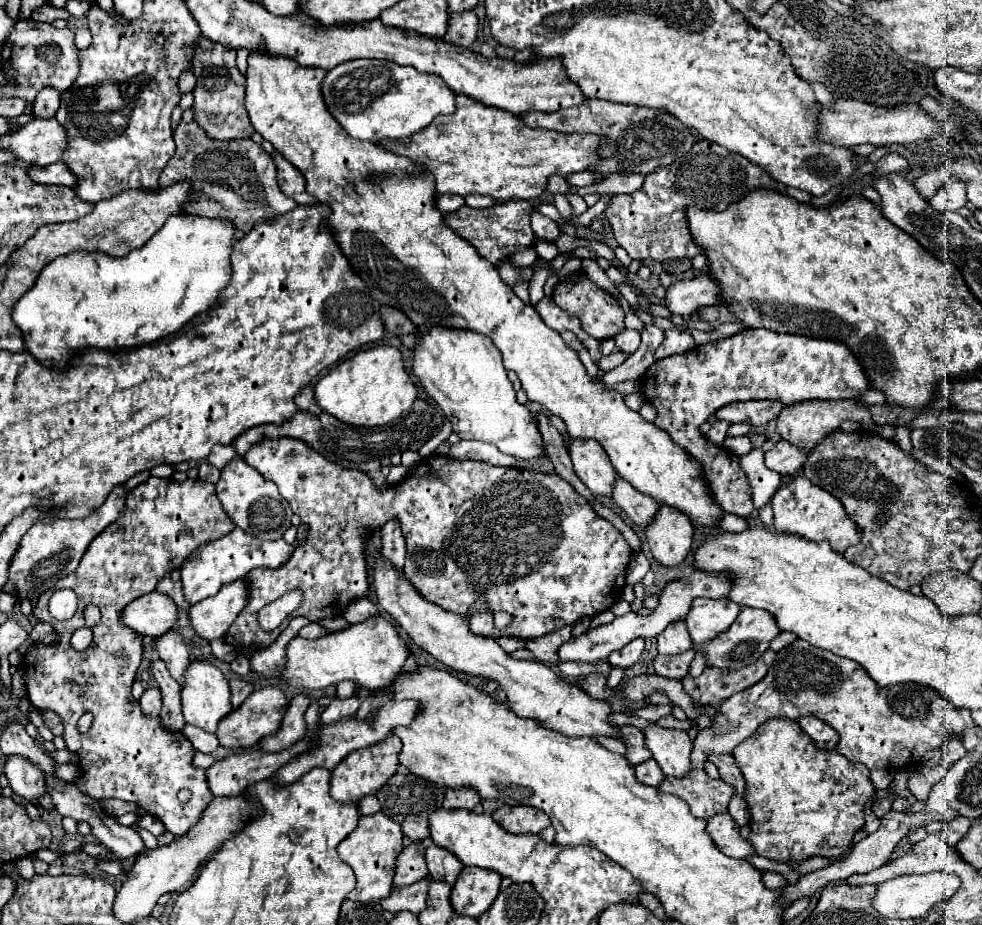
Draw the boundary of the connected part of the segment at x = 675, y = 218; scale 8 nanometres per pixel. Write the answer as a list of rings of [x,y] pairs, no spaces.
[[[701,139],[687,155],[649,173],[639,191],[613,197],[605,209],[605,219],[611,223],[617,243],[629,253],[631,259],[693,259],[697,253],[701,253],[701,249],[695,245],[689,231],[687,207],[695,205],[697,209],[725,211],[729,205],[741,201],[747,193],[757,189],[769,189],[777,193],[787,191],[785,185],[771,179],[769,173],[753,165],[749,159],[727,151],[713,141]]]

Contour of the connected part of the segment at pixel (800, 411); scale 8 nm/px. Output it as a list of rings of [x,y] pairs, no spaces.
[[[811,399],[811,401],[799,401],[793,405],[785,405],[777,417],[777,431],[783,439],[791,441],[793,445],[801,445],[807,451],[811,451],[817,445],[817,441],[821,441],[821,437],[839,429],[845,421],[857,421],[857,423],[873,425],[869,411],[863,405],[859,405],[857,399],[839,399],[839,401]]]

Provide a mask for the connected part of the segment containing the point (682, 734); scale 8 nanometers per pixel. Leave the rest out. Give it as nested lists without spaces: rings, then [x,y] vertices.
[[[651,725],[645,729],[647,747],[653,753],[653,759],[659,763],[667,777],[685,777],[691,767],[691,749],[693,739],[687,731],[679,729],[663,729],[659,725]]]

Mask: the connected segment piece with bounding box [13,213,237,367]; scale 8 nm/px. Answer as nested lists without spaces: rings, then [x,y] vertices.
[[[171,215],[165,225],[137,251],[127,253],[125,257],[109,257],[103,253],[69,253],[69,257],[57,257],[53,259],[49,265],[45,265],[45,269],[39,273],[37,283],[17,301],[17,307],[13,307],[13,321],[17,323],[17,327],[23,331],[23,339],[25,339],[25,347],[27,351],[39,359],[43,365],[51,365],[51,367],[65,367],[65,363],[59,363],[59,351],[67,351],[67,349],[83,349],[83,347],[97,347],[97,349],[107,349],[107,351],[121,351],[127,347],[137,347],[143,343],[151,343],[157,341],[161,337],[167,337],[175,331],[179,331],[181,327],[185,327],[187,321],[191,321],[195,315],[205,313],[213,307],[213,303],[219,299],[219,293],[231,283],[231,251],[235,245],[235,231],[237,225],[227,219],[227,217],[201,217],[201,215]]]

